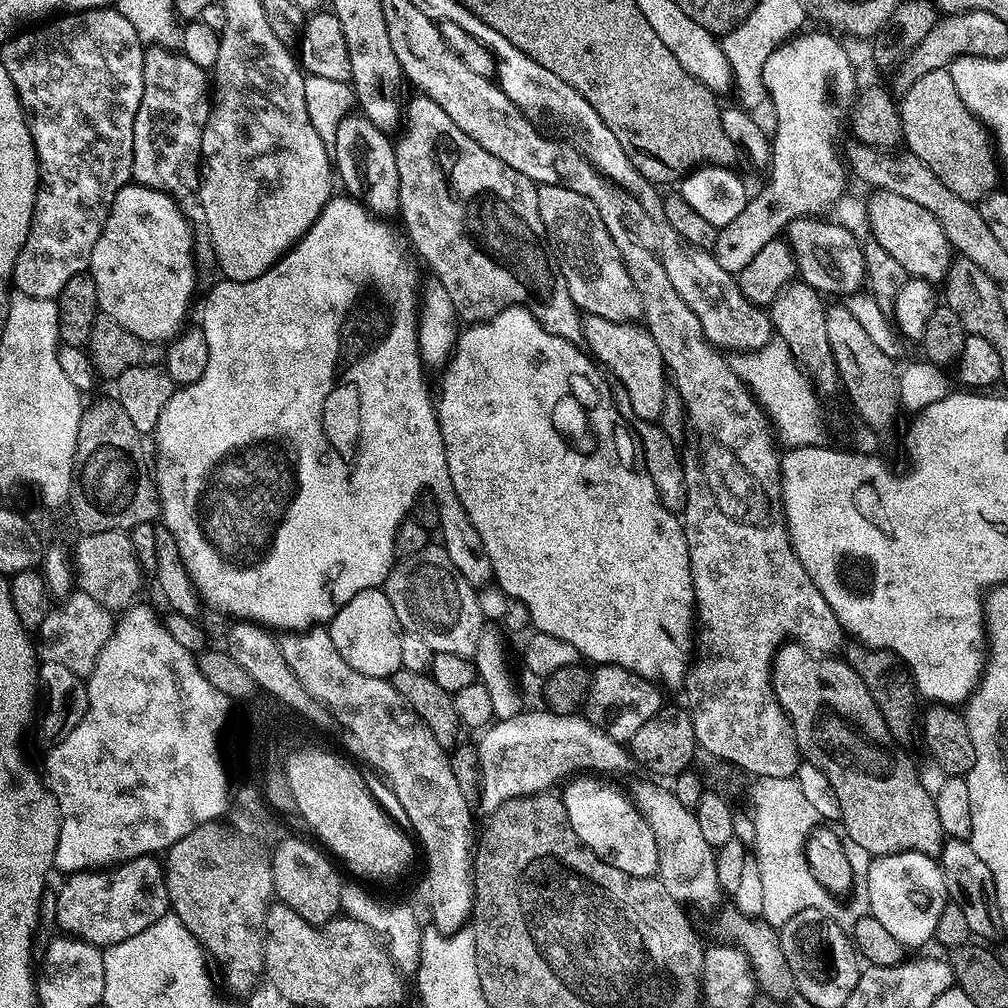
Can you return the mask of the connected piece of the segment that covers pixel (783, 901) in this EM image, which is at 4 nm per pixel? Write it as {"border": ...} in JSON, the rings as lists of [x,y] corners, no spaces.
{"border":[[[758,776],[752,784],[752,811],[750,817],[756,831],[754,855],[759,861],[763,883],[763,903],[760,916],[772,928],[779,930],[802,910],[822,910],[841,926],[851,926],[859,916],[869,915],[868,870],[870,857],[865,848],[852,844],[849,864],[852,867],[852,904],[839,904],[837,897],[822,886],[811,873],[807,862],[805,844],[817,827],[818,809],[806,802],[802,786],[794,778]]]}

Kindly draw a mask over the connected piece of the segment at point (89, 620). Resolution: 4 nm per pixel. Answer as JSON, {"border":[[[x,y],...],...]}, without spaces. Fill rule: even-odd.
{"border":[[[79,590],[63,597],[57,604],[60,604],[57,608],[56,605],[49,607],[46,618],[38,629],[38,639],[34,647],[41,661],[62,662],[62,666],[70,666],[74,674],[87,678],[102,646],[112,637],[113,613],[94,602],[90,594]]]}

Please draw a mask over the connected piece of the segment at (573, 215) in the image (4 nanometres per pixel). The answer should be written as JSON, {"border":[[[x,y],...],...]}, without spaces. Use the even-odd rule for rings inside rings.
{"border":[[[541,183],[536,190],[538,214],[548,235],[548,247],[560,273],[566,278],[570,298],[577,309],[591,316],[625,322],[639,321],[642,313],[638,290],[634,290],[634,282],[630,282],[630,274],[626,274],[626,266],[614,246],[614,238],[610,238],[610,230],[606,230],[606,222],[602,222],[598,206],[594,206],[594,202],[590,202],[590,198],[586,198],[580,190],[573,188]]]}

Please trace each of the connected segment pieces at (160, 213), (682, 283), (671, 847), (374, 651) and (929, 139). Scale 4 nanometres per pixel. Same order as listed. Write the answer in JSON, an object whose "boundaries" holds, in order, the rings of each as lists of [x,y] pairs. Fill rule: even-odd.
{"boundaries":[[[[130,182],[125,188],[118,190],[118,194],[112,199],[112,206],[108,210],[108,217],[104,223],[102,234],[98,238],[98,242],[94,242],[94,250],[88,263],[88,272],[98,290],[99,311],[118,326],[133,332],[139,340],[149,342],[167,342],[171,340],[185,323],[185,321],[183,322],[184,315],[187,314],[188,303],[192,300],[192,290],[196,284],[196,274],[192,266],[192,260],[194,261],[194,240],[193,237],[190,238],[190,228],[185,218],[180,214],[179,208],[181,207],[177,204],[177,201],[173,200],[168,193]]],[[[665,227],[658,244],[658,255],[662,266],[666,266],[666,274],[674,285],[674,290],[678,290],[678,294],[682,294],[682,302],[686,302],[690,310],[694,310],[698,322],[702,322],[705,338],[712,345],[721,350],[734,348],[732,350],[738,354],[769,345],[768,338],[774,334],[769,313],[744,297],[737,277],[722,270],[711,251],[695,248],[675,230]]],[[[649,781],[638,783],[630,791],[630,798],[654,834],[659,852],[656,872],[660,881],[670,896],[680,903],[696,904],[700,908],[716,905],[722,897],[722,889],[717,880],[715,849],[704,839],[695,811],[683,806],[669,787]]],[[[380,588],[354,594],[346,606],[336,611],[336,616],[327,625],[327,629],[334,646],[338,646],[338,654],[342,654],[342,658],[346,658],[346,662],[356,672],[388,678],[392,673],[400,671],[402,629],[398,614],[394,614],[394,606],[390,606],[390,598],[386,598]]],[[[947,68],[922,74],[922,78],[899,97],[898,107],[907,151],[926,162],[958,198],[979,202],[997,187],[998,160],[994,155],[994,141],[980,119],[966,110],[966,102],[958,98],[954,78],[950,78]]]]}

